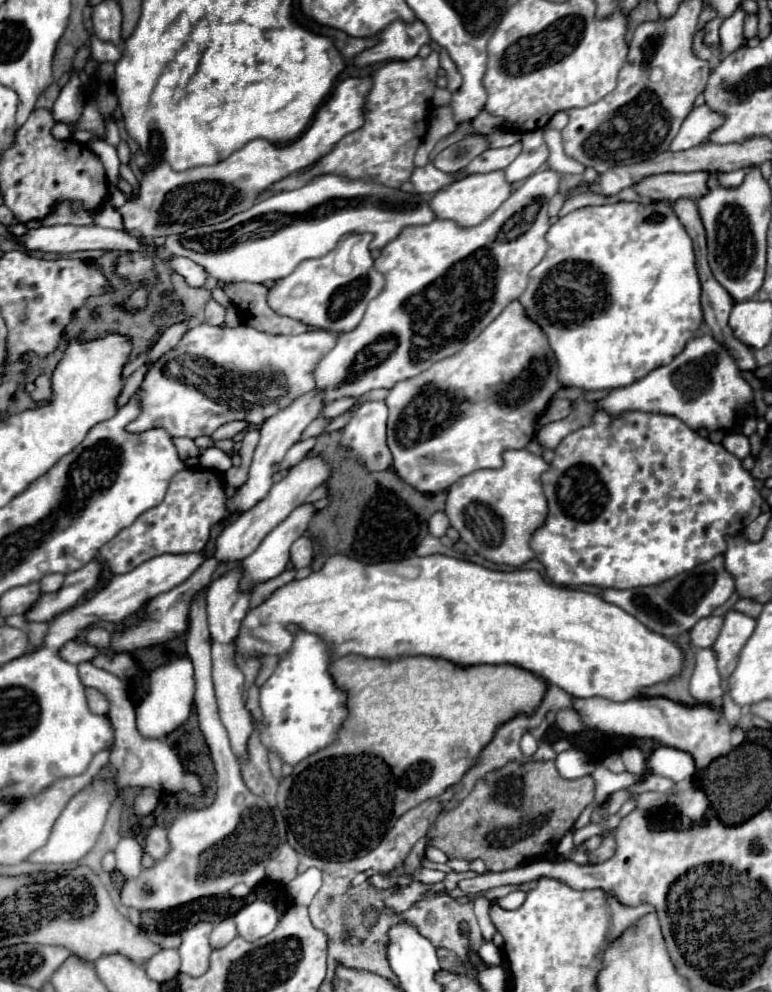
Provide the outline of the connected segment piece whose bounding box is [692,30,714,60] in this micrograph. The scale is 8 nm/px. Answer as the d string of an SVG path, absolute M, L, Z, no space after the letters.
M700 30L700 32L696 32L696 36L694 36L694 44L692 44L692 50L694 50L694 54L696 54L698 58L708 60L708 58L714 54L714 50L710 50L708 46L704 46L702 38L704 38L704 32L702 32L702 30Z

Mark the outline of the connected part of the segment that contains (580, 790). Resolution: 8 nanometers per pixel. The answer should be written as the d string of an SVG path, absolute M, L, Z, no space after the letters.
M510 762L502 770L496 770L494 774L480 780L458 808L438 816L438 820L428 830L430 844L446 852L450 858L466 858L466 860L482 858L490 872L512 870L520 866L524 860L536 860L542 854L556 850L560 838L568 830L572 830L580 812L594 800L594 792L596 784L592 776L566 780L558 774L554 762L526 762L526 764Z

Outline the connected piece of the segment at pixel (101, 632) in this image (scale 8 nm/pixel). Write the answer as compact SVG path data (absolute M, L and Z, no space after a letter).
M92 626L92 628L86 630L84 636L86 636L86 642L90 642L92 646L98 646L100 650L106 650L106 654L112 656L112 654L108 652L108 648L110 648L110 632L106 632L104 628Z

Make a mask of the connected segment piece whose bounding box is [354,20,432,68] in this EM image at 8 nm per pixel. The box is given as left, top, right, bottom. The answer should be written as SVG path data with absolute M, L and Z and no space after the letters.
M396 20L386 30L382 30L378 44L370 50L364 50L360 56L354 58L356 66L368 66L388 60L410 60L418 54L424 44L430 44L428 28L420 20L404 22Z

